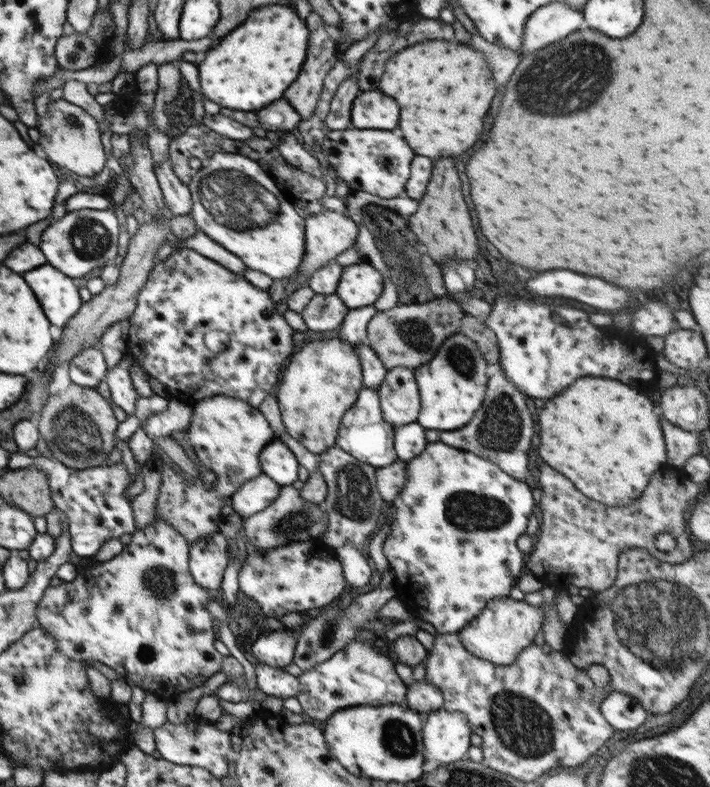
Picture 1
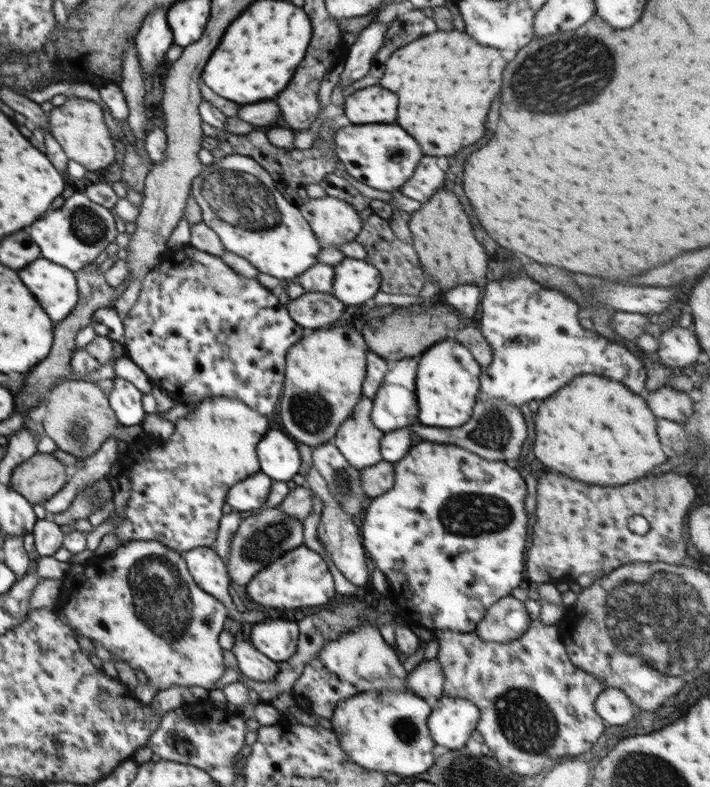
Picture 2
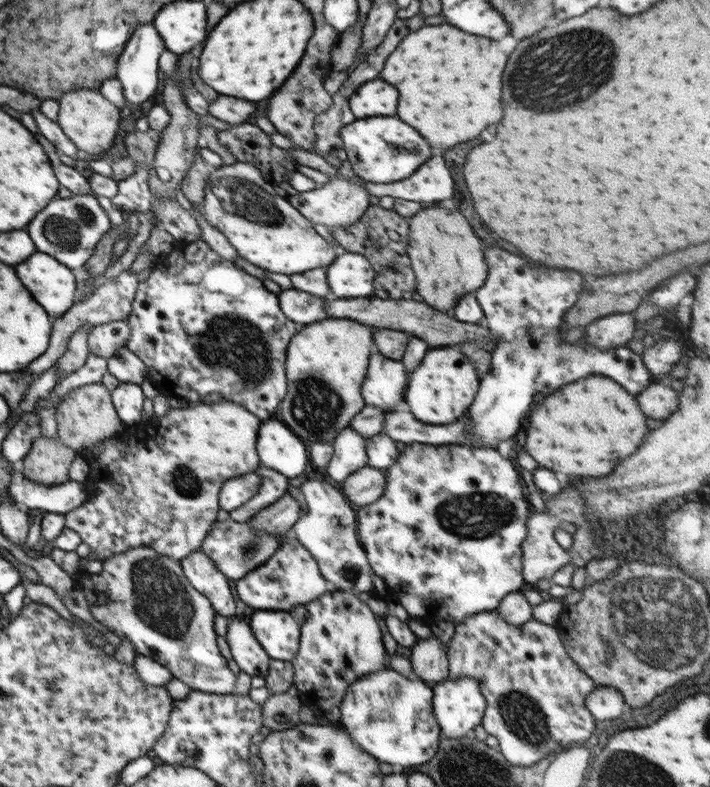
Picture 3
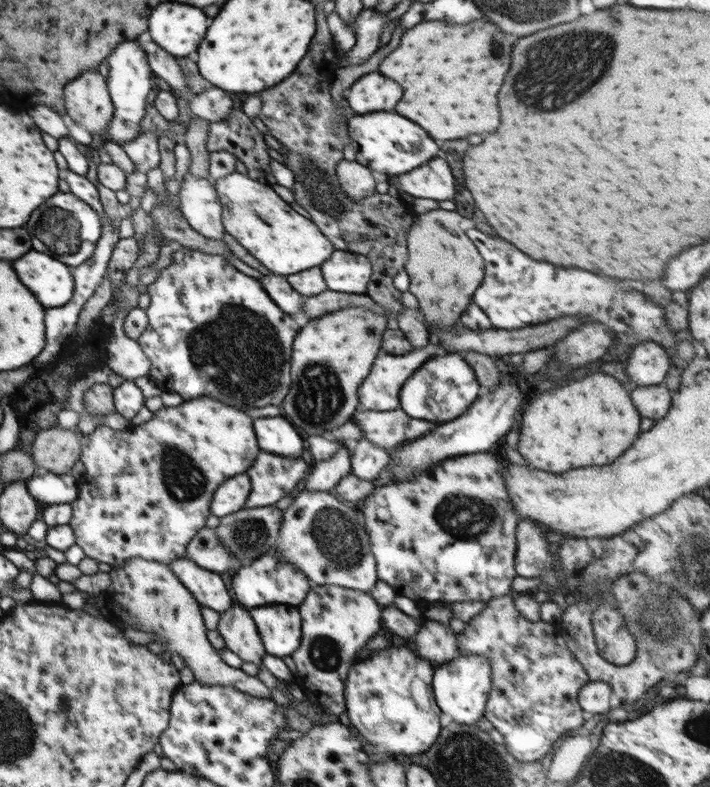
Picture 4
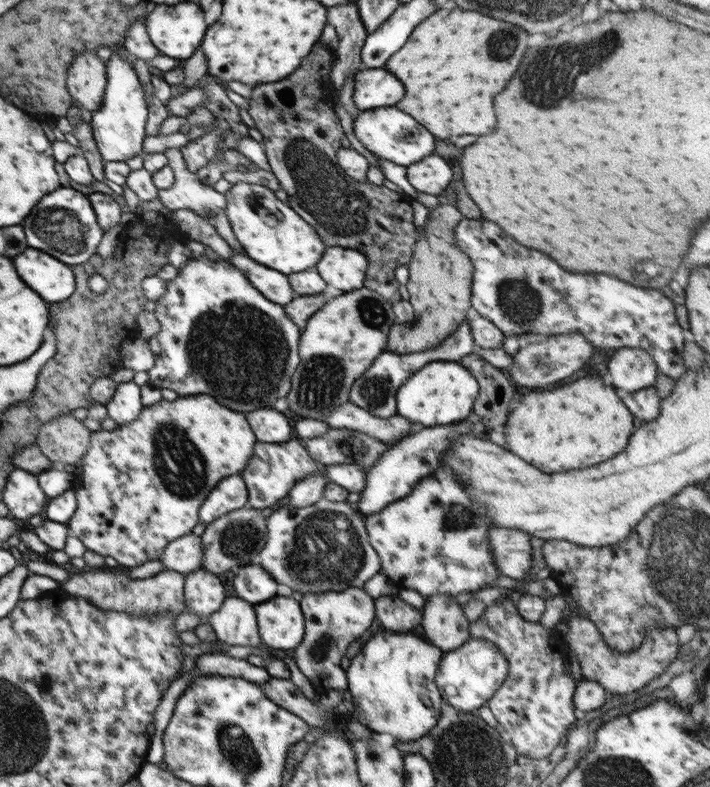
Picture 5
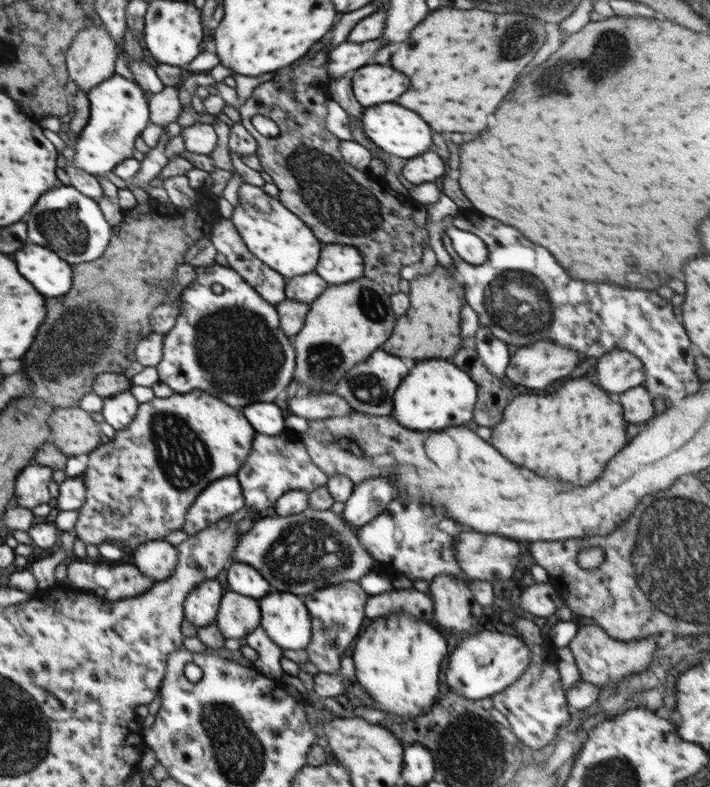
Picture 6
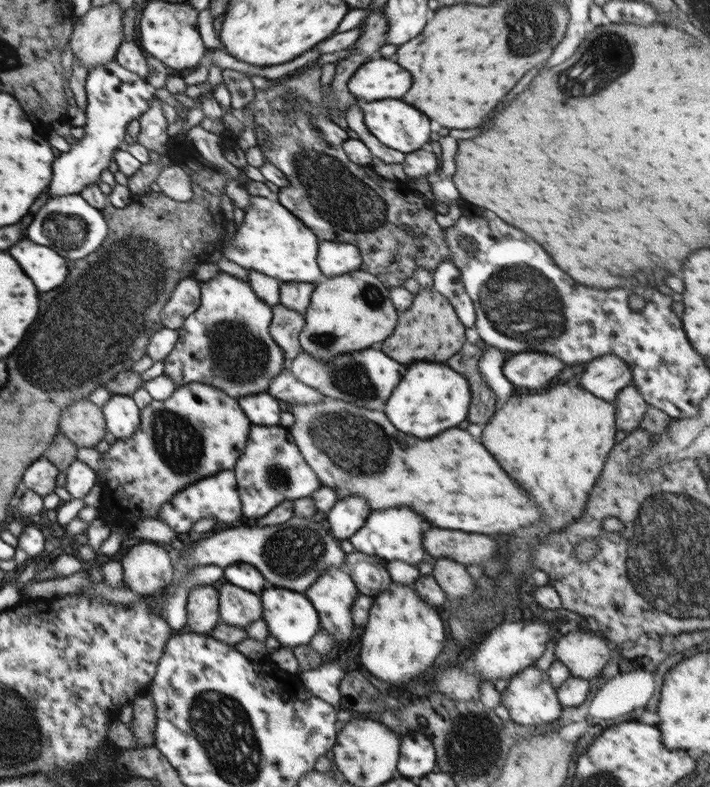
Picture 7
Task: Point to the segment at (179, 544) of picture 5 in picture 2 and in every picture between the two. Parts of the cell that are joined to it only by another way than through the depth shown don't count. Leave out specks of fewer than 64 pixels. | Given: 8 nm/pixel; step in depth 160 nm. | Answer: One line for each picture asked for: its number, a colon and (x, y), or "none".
2: (262, 538)
3: (235, 548)
4: (206, 549)

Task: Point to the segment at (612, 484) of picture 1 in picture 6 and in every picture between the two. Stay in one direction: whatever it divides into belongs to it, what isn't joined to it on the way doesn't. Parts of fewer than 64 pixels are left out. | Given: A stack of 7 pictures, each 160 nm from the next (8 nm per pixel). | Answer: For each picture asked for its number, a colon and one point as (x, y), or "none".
2: (595, 430)
3: (586, 428)
4: (554, 437)
5: (584, 423)
6: (571, 434)

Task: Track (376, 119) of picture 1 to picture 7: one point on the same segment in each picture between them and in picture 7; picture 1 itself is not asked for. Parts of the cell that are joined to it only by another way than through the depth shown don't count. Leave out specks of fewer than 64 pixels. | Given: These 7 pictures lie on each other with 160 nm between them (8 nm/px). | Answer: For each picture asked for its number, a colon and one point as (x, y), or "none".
2: (372, 105)
3: (374, 98)
4: (372, 92)
5: (373, 88)
6: (372, 84)
7: (377, 79)

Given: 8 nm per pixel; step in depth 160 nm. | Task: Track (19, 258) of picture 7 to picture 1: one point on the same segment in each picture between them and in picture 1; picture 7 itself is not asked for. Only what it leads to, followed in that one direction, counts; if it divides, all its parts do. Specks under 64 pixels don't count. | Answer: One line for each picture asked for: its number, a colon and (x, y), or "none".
1: (58, 294)
2: (55, 287)
3: (54, 285)
4: (48, 278)
5: (53, 279)
6: (50, 275)

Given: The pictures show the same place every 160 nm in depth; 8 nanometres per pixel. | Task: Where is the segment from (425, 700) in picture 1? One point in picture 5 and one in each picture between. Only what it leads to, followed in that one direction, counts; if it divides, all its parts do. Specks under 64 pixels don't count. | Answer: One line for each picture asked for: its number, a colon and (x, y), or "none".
2: (426, 680)
3: (429, 660)
4: (436, 643)
5: (444, 624)

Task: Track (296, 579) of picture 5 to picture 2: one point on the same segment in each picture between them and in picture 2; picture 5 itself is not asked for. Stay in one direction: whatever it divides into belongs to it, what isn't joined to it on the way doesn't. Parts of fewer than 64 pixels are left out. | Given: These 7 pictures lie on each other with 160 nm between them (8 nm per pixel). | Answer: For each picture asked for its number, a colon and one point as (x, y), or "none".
2: (337, 529)
3: (328, 531)
4: (323, 536)

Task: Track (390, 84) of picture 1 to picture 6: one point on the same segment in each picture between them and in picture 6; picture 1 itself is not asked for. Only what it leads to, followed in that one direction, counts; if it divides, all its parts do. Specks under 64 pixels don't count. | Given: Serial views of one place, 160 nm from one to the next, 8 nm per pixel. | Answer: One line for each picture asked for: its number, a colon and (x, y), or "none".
2: (443, 108)
3: (450, 83)
4: (451, 74)
5: (455, 62)
6: (461, 63)

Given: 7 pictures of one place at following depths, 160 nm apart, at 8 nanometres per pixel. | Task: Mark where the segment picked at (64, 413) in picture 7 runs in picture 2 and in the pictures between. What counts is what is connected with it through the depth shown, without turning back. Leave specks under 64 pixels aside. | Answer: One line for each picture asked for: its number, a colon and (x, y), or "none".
2: (38, 478)
3: (47, 462)
4: (55, 450)
5: (64, 440)
6: (75, 432)

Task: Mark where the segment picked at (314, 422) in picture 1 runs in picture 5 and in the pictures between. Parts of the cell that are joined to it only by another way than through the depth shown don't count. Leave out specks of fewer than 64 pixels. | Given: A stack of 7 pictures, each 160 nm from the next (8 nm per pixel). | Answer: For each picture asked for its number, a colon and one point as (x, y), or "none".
2: (324, 372)
3: (326, 363)
4: (332, 355)
5: (338, 344)

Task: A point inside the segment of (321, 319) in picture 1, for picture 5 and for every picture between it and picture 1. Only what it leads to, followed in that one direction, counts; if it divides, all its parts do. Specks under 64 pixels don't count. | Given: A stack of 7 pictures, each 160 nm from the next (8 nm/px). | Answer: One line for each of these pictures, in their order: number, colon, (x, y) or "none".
2: (313, 310)
3: (303, 308)
4: (289, 300)
5: (274, 285)

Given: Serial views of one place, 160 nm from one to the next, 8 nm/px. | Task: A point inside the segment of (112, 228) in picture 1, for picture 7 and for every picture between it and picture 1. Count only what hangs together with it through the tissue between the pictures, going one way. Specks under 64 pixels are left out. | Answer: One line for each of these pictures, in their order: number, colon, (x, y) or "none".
2: (74, 236)
3: (81, 223)
4: (75, 226)
5: (64, 224)
6: (70, 223)
7: (67, 223)

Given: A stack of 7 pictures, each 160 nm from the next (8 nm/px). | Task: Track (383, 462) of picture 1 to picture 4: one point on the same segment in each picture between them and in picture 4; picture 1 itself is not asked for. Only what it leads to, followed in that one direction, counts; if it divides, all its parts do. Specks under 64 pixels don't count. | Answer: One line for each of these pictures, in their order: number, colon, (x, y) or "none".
2: (358, 438)
3: (349, 448)
4: (325, 475)

